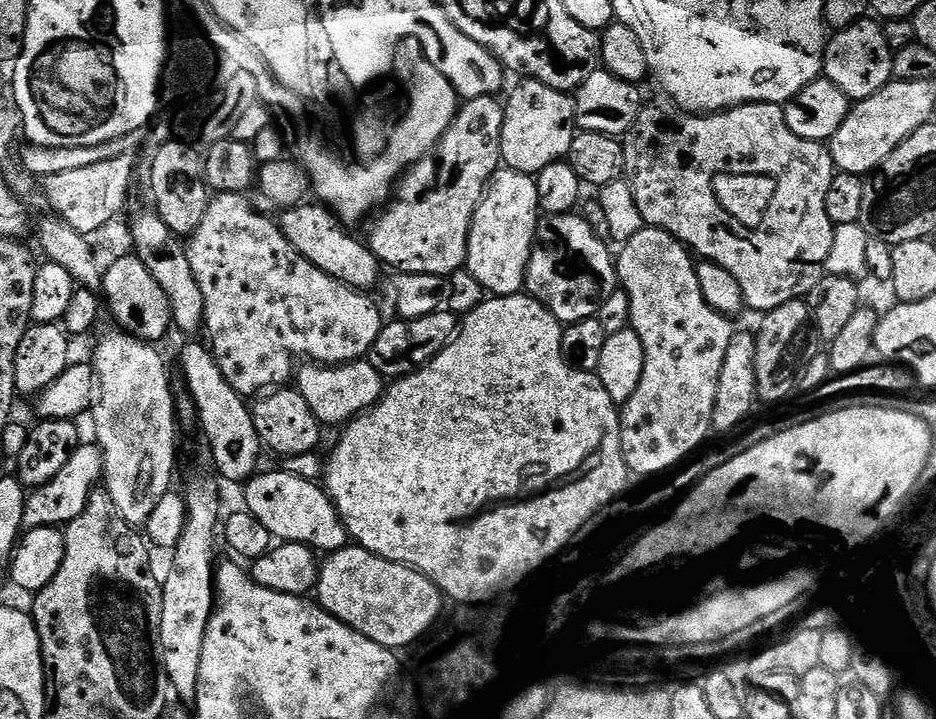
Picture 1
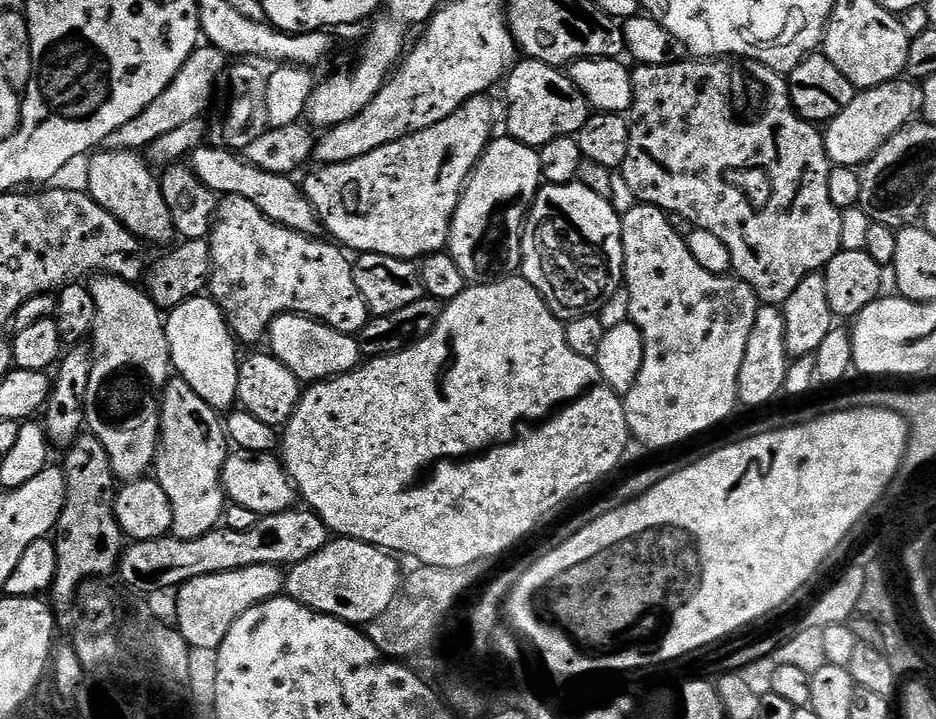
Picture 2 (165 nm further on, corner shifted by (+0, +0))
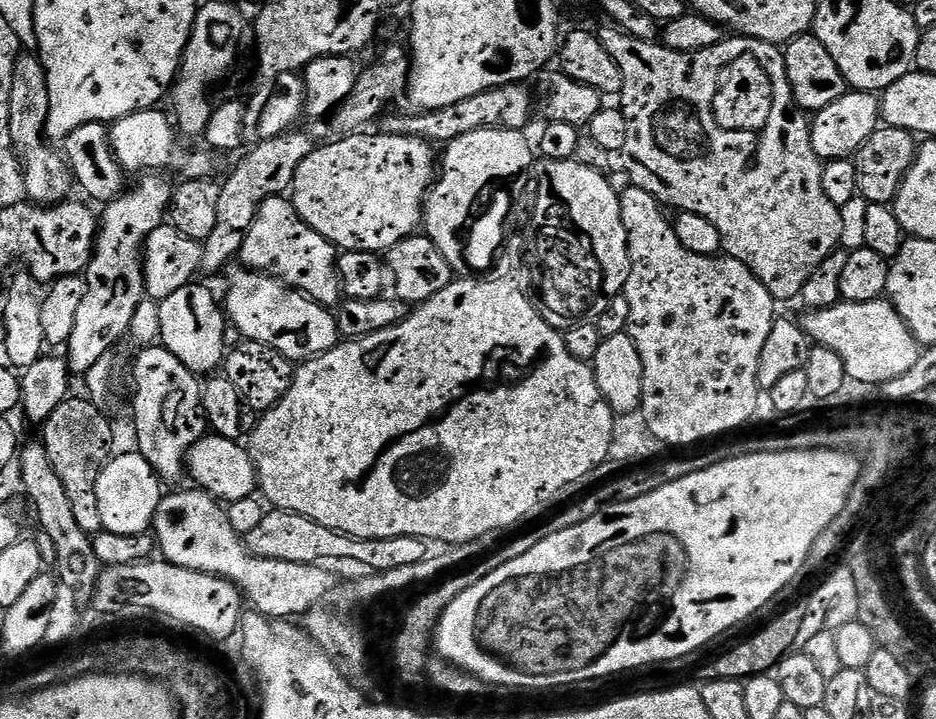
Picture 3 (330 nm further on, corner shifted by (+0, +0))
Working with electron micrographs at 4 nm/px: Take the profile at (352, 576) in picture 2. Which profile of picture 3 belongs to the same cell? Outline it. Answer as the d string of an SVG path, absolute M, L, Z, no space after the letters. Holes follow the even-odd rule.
M187 486L181 492L161 495L154 521L154 540L158 552L169 564L221 576L240 589L247 603L262 616L303 617L312 611L334 587L327 567L319 564L260 560L249 556L242 537L230 526L225 505L203 488Z

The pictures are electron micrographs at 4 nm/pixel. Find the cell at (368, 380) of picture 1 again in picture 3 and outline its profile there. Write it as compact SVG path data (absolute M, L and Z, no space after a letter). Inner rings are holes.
M243 266L233 267L227 276L228 297L223 297L222 304L231 327L233 324L244 340L261 340L293 362L312 360L341 343L333 309L319 304L313 296L289 288L275 276L265 276Z

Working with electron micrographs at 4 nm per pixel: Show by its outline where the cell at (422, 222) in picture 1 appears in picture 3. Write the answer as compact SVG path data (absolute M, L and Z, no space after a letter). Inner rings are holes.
M361 134L358 136L336 138L333 139L333 144L328 144L325 148L320 148L320 146L313 147L312 153L301 162L294 174L290 189L290 199L301 218L314 230L318 230L318 234L322 234L322 238L326 238L330 243L336 245L337 249L346 252L374 252L384 254L387 253L388 249L393 248L395 244L402 242L402 238L413 235L421 227L422 217L424 215L424 202L434 183L434 173L438 168L438 152L429 141L422 138L414 138L413 136L389 136L387 134L379 134L380 136L368 135Z

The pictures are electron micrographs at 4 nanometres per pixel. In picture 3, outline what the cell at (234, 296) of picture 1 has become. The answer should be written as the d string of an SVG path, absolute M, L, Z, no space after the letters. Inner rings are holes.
M287 195L272 196L258 210L254 223L242 242L239 263L253 272L262 272L265 276L275 276L284 281L289 288L296 288L307 296L313 296L319 304L336 306L341 303L342 289L340 275L336 269L338 249L318 230L314 230L292 205Z

